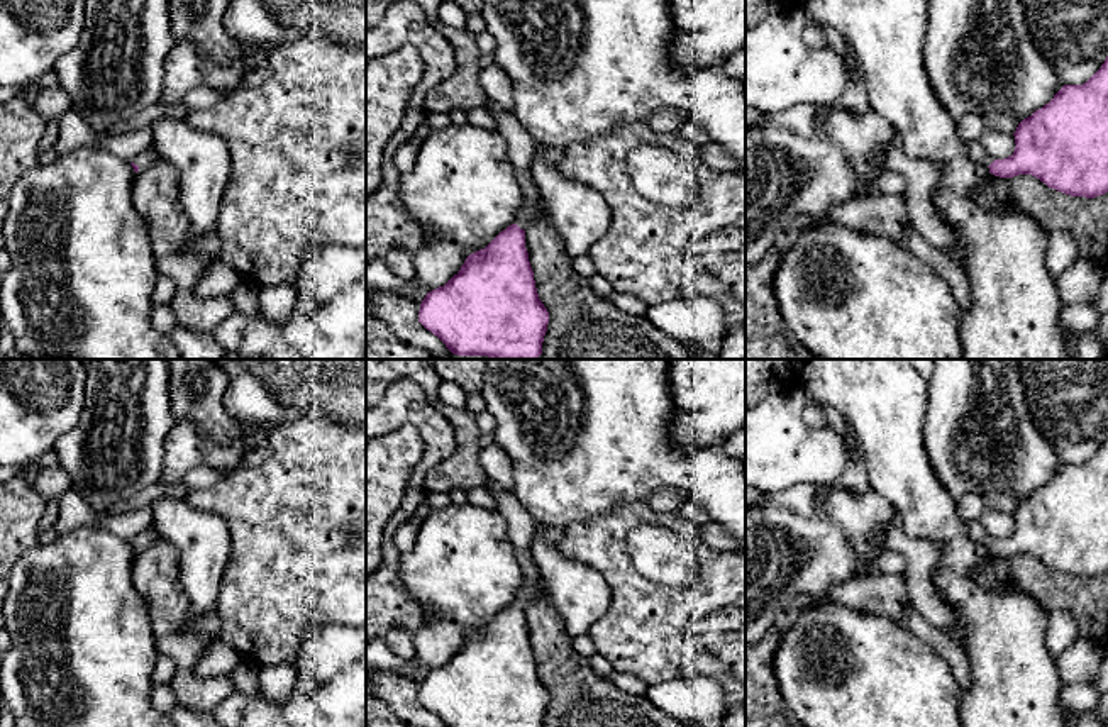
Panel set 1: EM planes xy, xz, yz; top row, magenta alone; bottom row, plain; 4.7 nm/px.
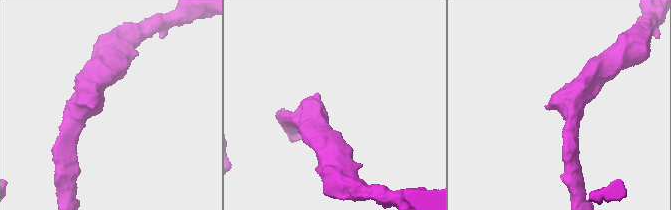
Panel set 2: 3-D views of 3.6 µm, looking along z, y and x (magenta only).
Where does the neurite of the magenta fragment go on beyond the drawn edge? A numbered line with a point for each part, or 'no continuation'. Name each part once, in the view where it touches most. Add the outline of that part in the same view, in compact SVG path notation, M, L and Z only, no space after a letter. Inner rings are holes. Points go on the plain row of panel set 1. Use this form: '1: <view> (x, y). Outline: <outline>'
1: xz (520, 526). Outline: M490 486L496 498L496 510L505 517L508 525L508 537L515 547L517 561L524 571L524 583L515 597L520 608L525 608L537 591L537 585L542 581L539 568L532 559L532 544L535 541L535 525L530 513L517 502L513 491Z

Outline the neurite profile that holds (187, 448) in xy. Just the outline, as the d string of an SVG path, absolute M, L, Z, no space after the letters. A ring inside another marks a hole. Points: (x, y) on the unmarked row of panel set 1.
M176 420L166 437L159 483L180 483L198 466L234 469L249 451L251 436L239 436L224 446L203 436L195 422Z

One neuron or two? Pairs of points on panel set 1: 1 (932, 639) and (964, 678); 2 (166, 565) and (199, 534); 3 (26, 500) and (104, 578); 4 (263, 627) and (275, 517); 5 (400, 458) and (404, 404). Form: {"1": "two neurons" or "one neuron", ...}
{"1": "one neuron", "2": "two neurons", "3": "two neurons", "4": "one neuron", "5": "two neurons"}

